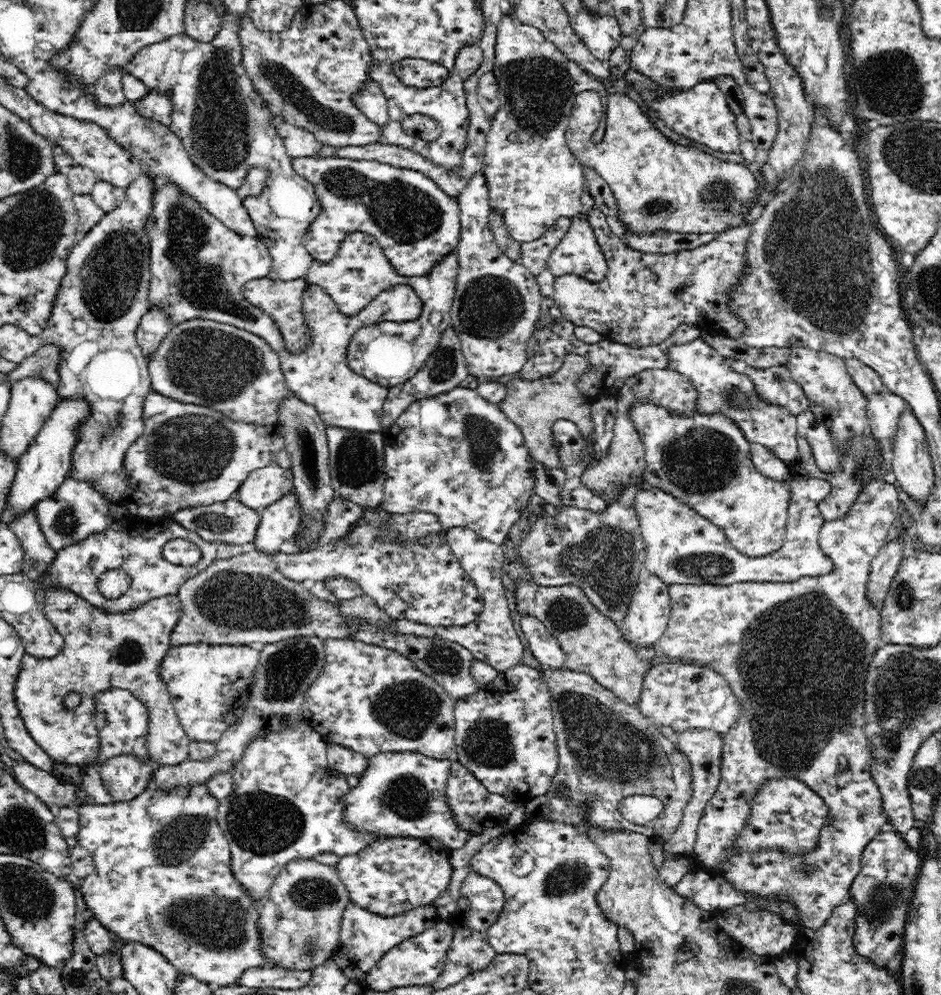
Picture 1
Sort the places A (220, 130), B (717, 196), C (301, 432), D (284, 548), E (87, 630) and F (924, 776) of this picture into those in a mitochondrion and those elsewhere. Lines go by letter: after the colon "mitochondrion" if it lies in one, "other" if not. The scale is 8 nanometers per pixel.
A: mitochondrion
B: mitochondrion
C: mitochondrion
D: other
E: mitochondrion
F: mitochondrion

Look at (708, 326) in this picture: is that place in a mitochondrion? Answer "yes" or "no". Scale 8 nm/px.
no

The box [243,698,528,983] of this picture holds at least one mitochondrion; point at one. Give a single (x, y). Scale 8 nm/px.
(487, 743)

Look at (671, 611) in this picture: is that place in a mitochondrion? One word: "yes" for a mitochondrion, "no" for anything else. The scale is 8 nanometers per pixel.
no

